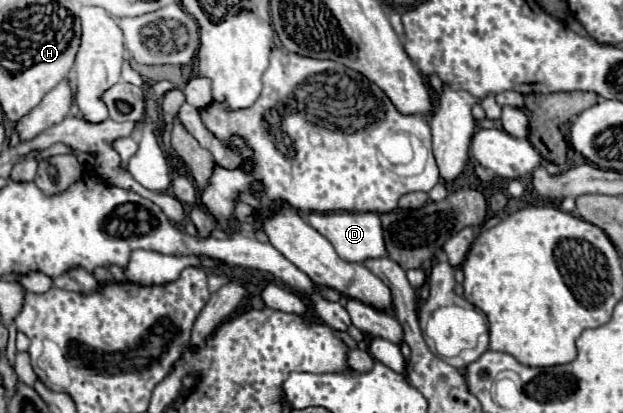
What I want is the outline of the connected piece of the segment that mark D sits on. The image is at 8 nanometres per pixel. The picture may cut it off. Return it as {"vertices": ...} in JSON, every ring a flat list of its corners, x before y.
{"vertices":[[333,211,333,213,309,213,307,221,313,229,317,229,329,243,335,247,341,259,361,263,371,257,385,257,385,243,383,243,383,229,377,213,347,213,347,211]]}

